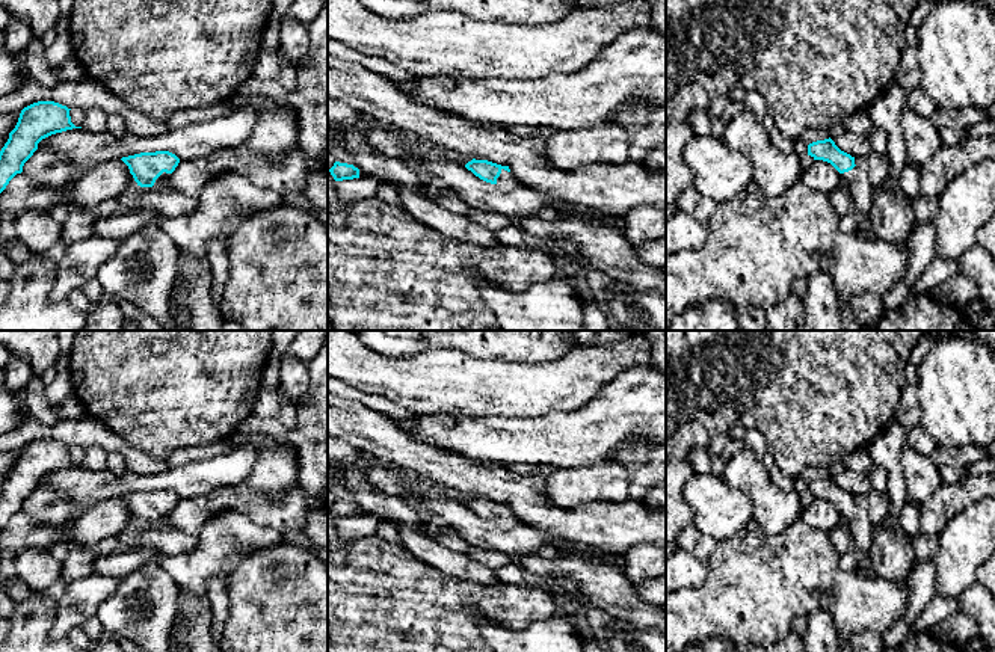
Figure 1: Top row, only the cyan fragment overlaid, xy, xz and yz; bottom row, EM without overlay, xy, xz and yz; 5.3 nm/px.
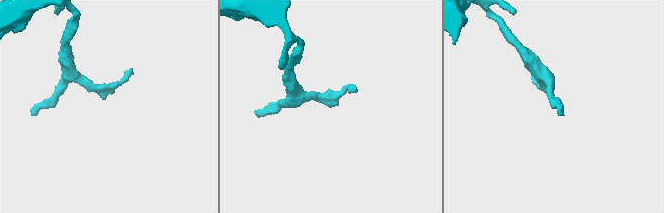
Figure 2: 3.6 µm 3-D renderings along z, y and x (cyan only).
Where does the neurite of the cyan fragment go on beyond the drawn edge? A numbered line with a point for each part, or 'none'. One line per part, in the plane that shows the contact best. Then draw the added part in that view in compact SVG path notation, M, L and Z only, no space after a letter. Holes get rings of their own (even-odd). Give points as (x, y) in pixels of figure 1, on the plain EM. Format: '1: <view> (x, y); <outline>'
1: xz (506, 518); M501 507L500 515L497 516L497 524L501 525L503 528L510 528L518 524L518 518L512 513L512 510L507 510Z

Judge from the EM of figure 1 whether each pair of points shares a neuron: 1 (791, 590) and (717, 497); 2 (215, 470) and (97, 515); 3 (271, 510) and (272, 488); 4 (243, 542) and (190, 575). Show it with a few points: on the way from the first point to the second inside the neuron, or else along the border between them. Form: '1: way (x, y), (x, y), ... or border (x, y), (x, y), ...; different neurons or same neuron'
1: border (752, 518), (733, 535), (716, 542); different neurons
2: border (120, 495), (101, 500), (86, 510); different neurons
3: border (296, 482), (280, 500), (271, 500), (245, 483); different neurons
4: way (230, 542), (224, 542), (204, 562); same neuron

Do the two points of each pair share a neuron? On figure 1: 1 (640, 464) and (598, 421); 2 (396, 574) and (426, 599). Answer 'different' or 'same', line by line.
1: different
2: same

